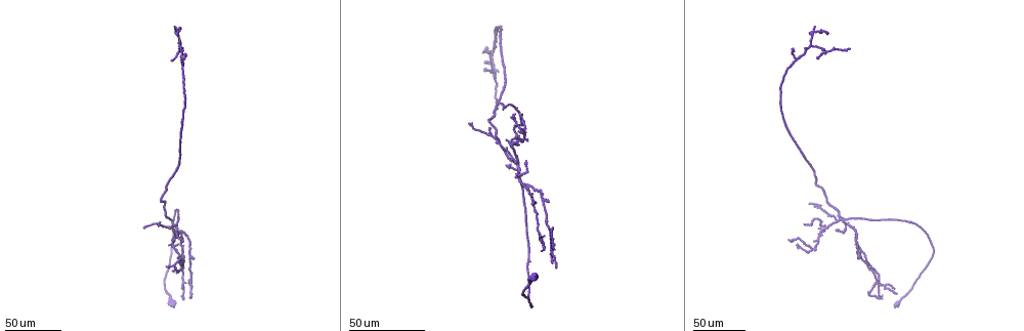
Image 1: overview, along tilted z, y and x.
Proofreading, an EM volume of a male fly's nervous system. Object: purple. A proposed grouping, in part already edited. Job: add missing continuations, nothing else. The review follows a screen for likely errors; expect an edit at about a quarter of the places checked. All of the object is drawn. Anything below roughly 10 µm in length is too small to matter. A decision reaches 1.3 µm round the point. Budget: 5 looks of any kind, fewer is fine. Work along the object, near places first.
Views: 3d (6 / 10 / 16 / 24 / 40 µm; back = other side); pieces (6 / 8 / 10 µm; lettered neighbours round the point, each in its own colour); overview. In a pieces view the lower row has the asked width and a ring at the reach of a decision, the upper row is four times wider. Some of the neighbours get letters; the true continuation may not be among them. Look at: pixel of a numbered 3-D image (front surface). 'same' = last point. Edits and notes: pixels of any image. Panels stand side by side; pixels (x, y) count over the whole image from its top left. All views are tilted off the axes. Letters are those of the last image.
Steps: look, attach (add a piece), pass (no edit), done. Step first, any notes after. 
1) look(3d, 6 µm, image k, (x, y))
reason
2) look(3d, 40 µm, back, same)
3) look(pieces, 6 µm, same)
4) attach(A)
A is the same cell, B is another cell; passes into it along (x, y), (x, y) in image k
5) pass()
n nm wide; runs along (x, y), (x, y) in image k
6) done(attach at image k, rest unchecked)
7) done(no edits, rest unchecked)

look(3d, 24 µm, image 1, (826, 33))
branch stops here

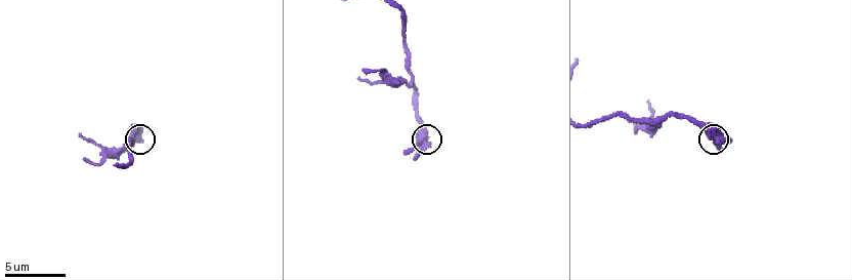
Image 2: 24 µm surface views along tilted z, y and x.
look(pieces, 8 µm, image 2, (408, 153))

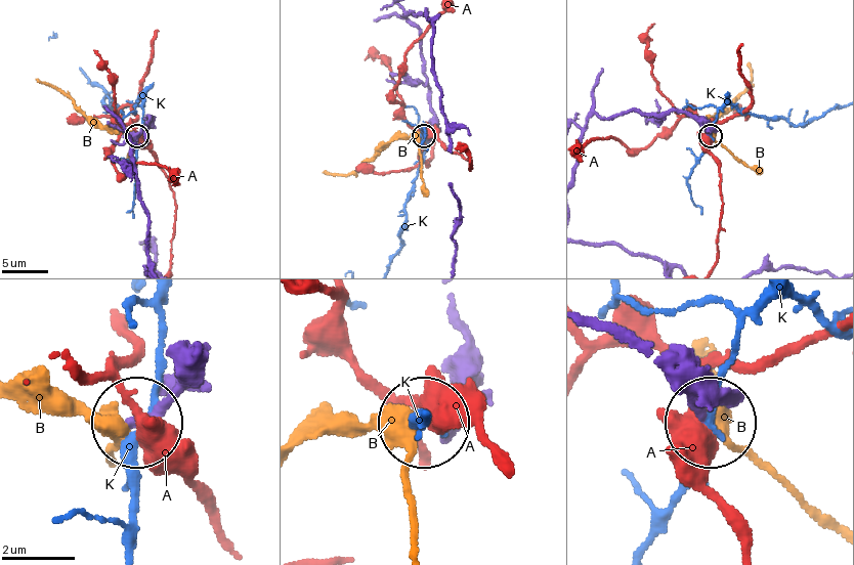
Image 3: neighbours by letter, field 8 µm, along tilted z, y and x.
attach(B)
B is the same cell, A and K are other cells; passes into it along (187, 371), (157, 406), (126, 422), (16, 402) in image 3; it goes on there

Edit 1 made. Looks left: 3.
look(overview)

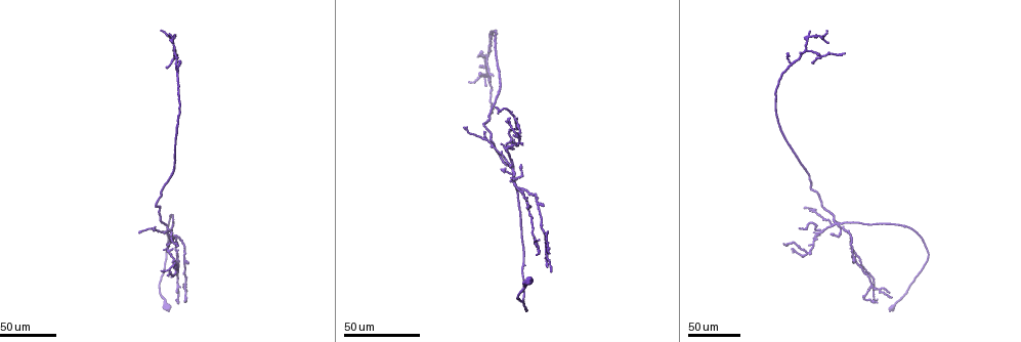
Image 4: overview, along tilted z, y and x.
look(3d, 24 µm, image 4, (845, 52))
tapers out

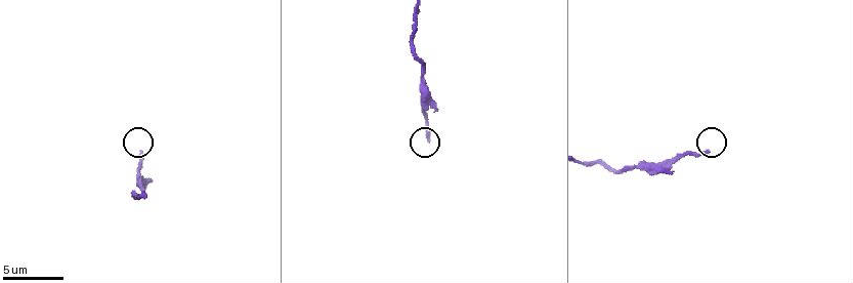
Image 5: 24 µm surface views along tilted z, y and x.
look(pieces, 10 µm, image 5, (706, 149))

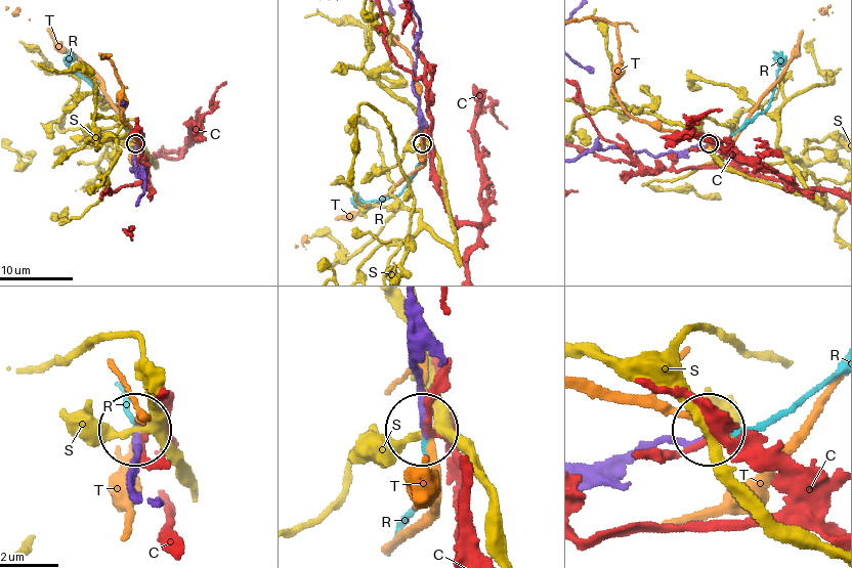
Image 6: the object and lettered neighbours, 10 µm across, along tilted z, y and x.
attach(R)
R is the same cell, C, S and T are other cells; passes into it along (133, 478), (140, 431), (126, 402) in image 6; the cell continues

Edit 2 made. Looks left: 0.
done(attach at image 3, attach at image 6, rest unchecked)

